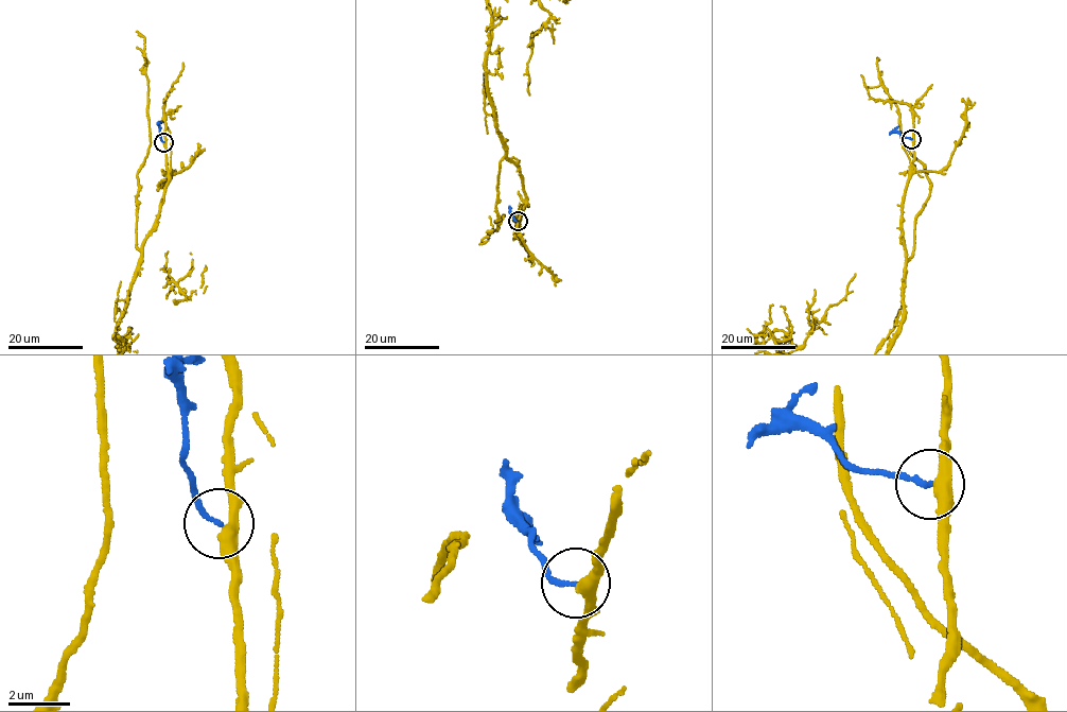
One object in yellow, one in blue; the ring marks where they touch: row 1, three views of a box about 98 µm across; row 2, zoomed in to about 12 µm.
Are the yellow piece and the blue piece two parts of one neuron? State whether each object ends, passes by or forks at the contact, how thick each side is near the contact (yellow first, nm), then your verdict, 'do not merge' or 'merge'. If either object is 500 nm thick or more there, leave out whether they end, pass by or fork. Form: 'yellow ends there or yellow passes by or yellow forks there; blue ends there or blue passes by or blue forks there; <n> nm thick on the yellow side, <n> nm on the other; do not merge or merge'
yellow passes by; blue ends there; 380 nm thick on the yellow side, 160 nm on the other; merge

